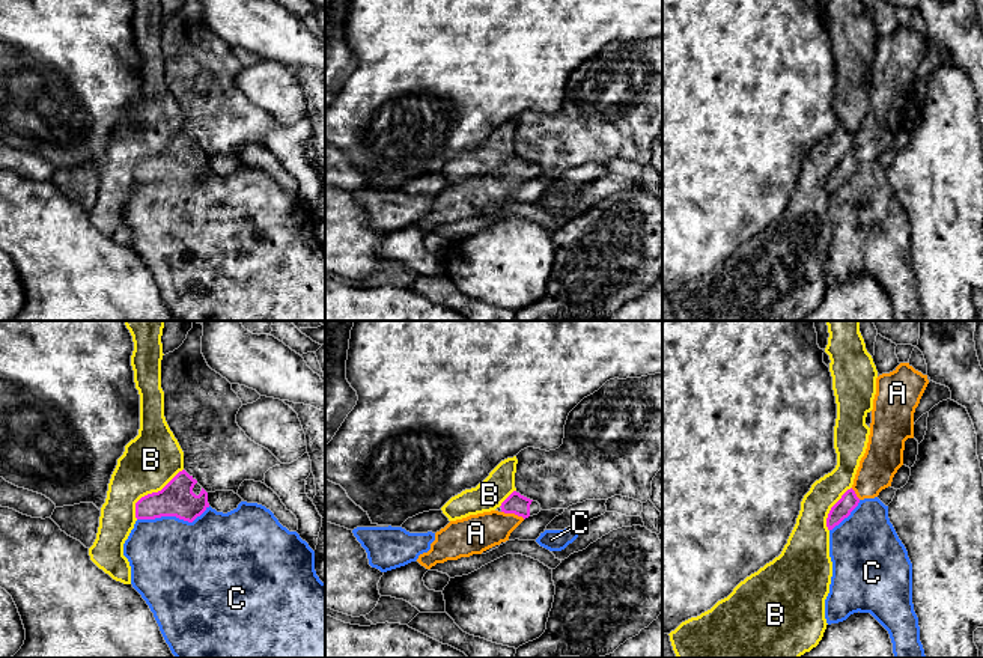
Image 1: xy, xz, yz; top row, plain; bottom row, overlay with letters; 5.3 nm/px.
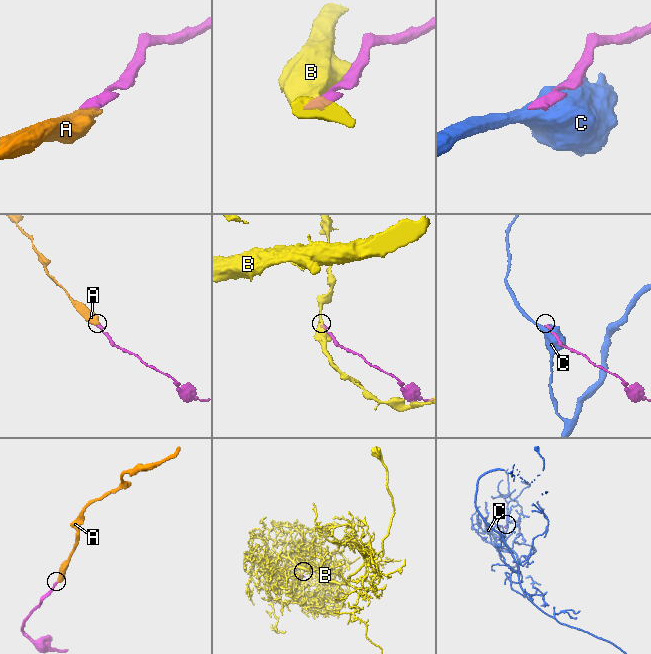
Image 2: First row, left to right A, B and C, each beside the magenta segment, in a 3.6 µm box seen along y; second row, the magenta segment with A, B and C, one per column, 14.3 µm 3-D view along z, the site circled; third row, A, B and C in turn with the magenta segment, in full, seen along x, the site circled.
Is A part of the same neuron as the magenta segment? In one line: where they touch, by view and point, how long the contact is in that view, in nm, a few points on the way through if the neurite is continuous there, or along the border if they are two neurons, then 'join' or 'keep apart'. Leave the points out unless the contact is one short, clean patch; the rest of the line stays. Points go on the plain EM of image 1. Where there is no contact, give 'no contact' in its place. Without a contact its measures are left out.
contact xz (514, 175); length 130 nm; way xz (515, 166), (514, 175), (502, 187), (476, 196); join

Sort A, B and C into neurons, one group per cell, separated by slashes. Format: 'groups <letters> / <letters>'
groups A / B / C

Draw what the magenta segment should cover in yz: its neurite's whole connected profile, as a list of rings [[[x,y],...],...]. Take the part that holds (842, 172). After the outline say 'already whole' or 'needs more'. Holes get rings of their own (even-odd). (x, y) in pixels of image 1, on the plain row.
[[[909,26],[876,41],[870,98],[854,148],[831,170],[826,190],[832,193],[864,161],[875,161],[891,149],[903,128],[905,104],[914,101],[914,75],[929,47],[927,38]]]; needs more

